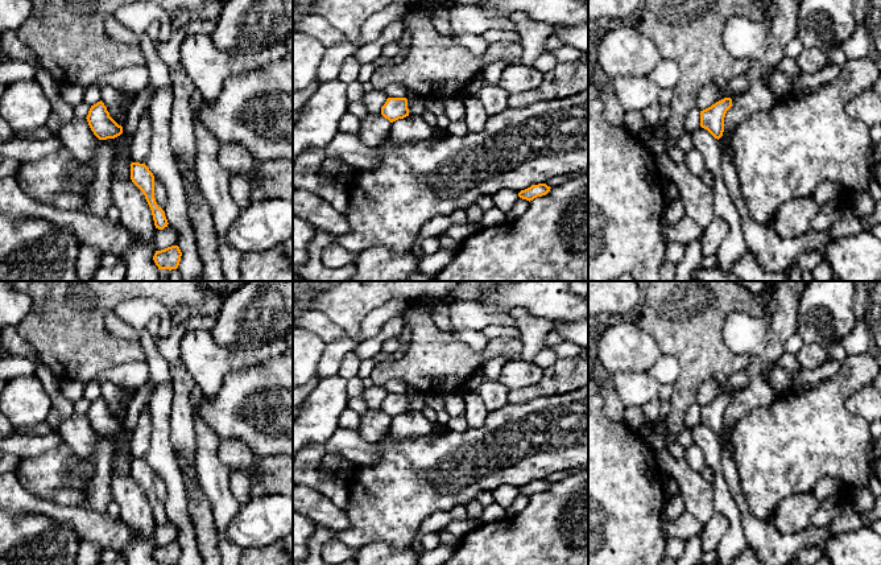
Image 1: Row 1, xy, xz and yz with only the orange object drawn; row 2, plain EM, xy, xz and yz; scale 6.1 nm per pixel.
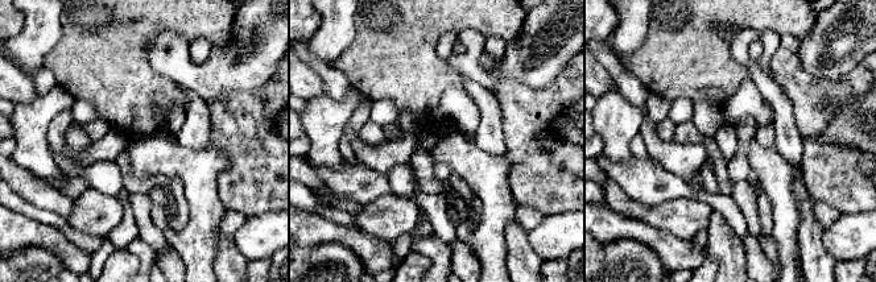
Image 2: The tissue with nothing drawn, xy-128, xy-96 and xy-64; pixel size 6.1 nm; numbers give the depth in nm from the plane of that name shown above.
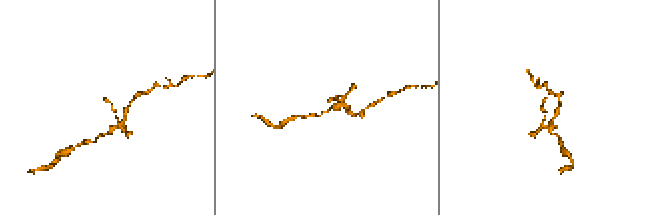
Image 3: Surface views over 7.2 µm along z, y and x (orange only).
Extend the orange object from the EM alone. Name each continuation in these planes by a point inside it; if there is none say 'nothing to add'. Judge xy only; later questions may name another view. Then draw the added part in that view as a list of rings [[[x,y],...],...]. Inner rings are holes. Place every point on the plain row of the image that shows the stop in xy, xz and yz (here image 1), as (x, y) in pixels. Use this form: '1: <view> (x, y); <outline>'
nothing to add

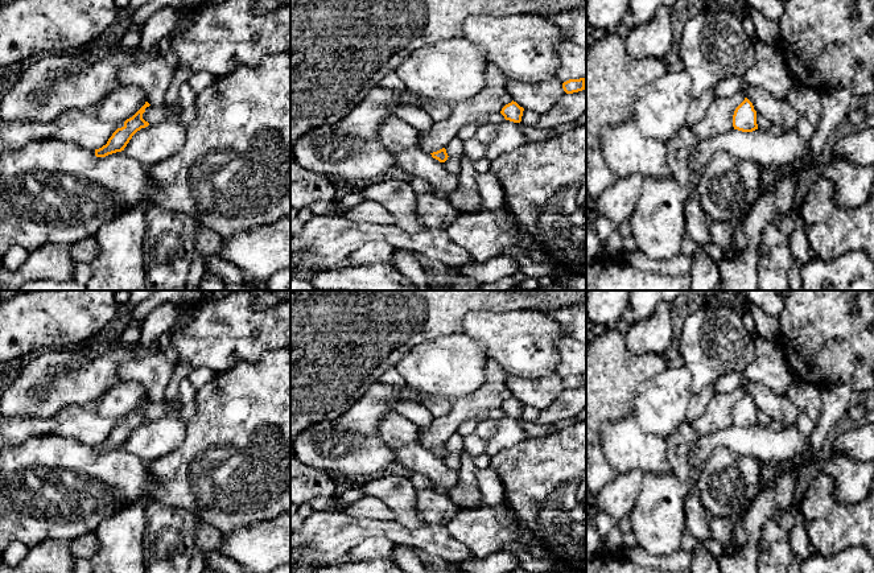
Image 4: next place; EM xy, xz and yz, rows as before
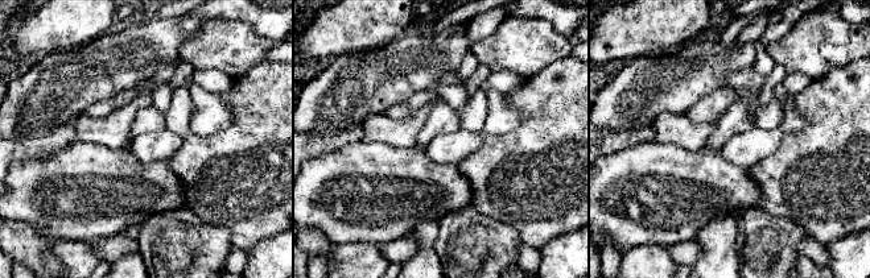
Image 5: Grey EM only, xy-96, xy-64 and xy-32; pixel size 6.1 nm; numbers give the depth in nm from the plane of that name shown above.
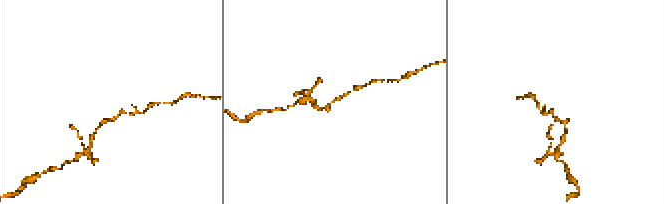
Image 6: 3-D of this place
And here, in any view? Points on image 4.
nothing to add

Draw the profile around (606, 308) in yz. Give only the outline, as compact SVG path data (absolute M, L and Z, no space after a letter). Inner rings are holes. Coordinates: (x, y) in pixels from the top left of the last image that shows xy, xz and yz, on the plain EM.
M589 290L586 296L586 320L606 329L614 327L630 308L630 290Z

